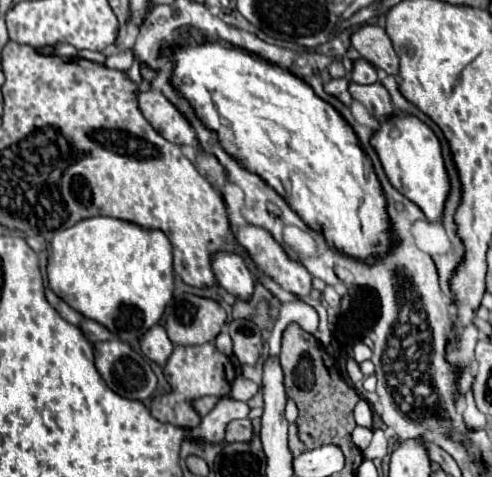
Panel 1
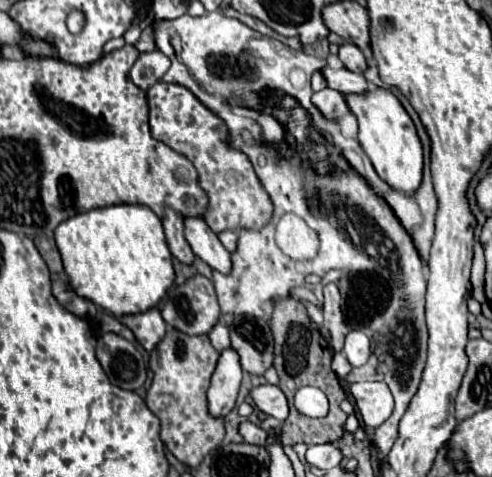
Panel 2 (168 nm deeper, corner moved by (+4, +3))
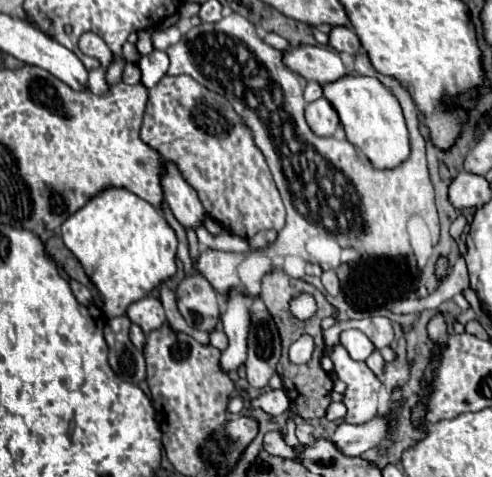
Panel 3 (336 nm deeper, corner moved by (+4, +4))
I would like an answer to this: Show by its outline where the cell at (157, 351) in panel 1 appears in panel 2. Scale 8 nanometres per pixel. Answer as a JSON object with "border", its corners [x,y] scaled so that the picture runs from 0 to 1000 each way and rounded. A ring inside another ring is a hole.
{"border":[[[305,646],[297,654],[285,654],[285,658],[256,658],[256,662],[244,662],[240,667],[248,679],[256,679],[276,713],[305,738],[321,713],[329,713],[329,704],[337,700],[337,675],[329,671],[325,662],[325,650],[321,646]]]}

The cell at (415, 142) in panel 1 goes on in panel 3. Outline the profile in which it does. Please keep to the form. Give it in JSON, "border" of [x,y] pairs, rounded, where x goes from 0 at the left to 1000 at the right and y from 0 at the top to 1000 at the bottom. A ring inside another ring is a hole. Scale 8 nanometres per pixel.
{"border":[[[707,157],[659,178],[659,203],[687,233],[703,287],[724,304],[764,354],[801,354],[833,329],[833,291],[809,208],[764,161]]]}

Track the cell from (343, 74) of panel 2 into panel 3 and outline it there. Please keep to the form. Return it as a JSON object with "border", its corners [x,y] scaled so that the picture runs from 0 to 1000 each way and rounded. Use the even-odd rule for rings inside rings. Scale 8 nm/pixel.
{"border":[[[589,99],[577,111],[577,132],[593,149],[610,153],[622,170],[642,170],[650,178],[679,174],[695,166],[695,157],[715,157],[695,132],[691,115],[683,107],[671,107],[667,99]]]}

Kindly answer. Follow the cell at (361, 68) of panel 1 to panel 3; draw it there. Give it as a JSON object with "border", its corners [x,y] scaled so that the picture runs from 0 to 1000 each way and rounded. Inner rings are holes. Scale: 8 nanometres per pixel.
{"border":[[[675,57],[671,65],[671,99],[687,111],[711,111],[724,115],[732,107],[732,82],[711,57]]]}

